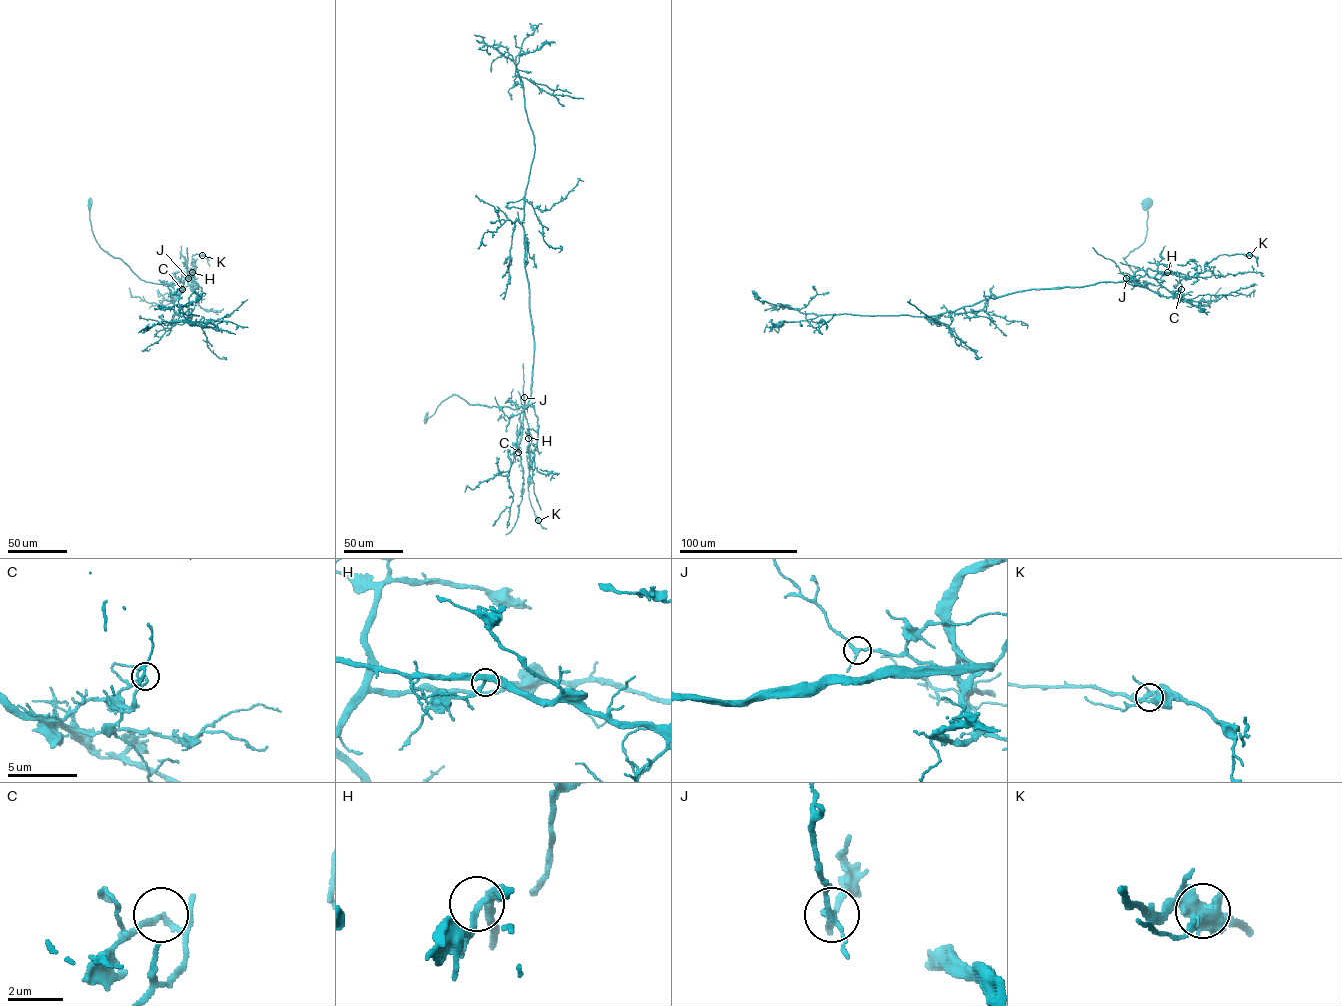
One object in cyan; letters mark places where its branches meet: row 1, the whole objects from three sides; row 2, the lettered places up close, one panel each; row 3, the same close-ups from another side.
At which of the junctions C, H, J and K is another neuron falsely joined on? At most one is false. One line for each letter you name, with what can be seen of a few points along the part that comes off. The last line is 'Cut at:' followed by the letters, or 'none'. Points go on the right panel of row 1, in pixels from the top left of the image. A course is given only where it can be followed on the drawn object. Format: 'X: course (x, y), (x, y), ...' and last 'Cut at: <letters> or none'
Cut at: none

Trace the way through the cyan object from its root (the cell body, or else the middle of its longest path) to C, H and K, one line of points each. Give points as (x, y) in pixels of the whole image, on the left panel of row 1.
C: (89, 203), (91, 229), (102, 249), (120, 259), (146, 282), (183, 281), (187, 269), (179, 292), (182, 289)
H: (89, 203), (96, 242), (141, 279), (158, 284), (183, 281), (190, 268), (192, 272)
K: (89, 203), (96, 242), (141, 279), (158, 284), (183, 281), (190, 268), (194, 278), (192, 256), (202, 255)

